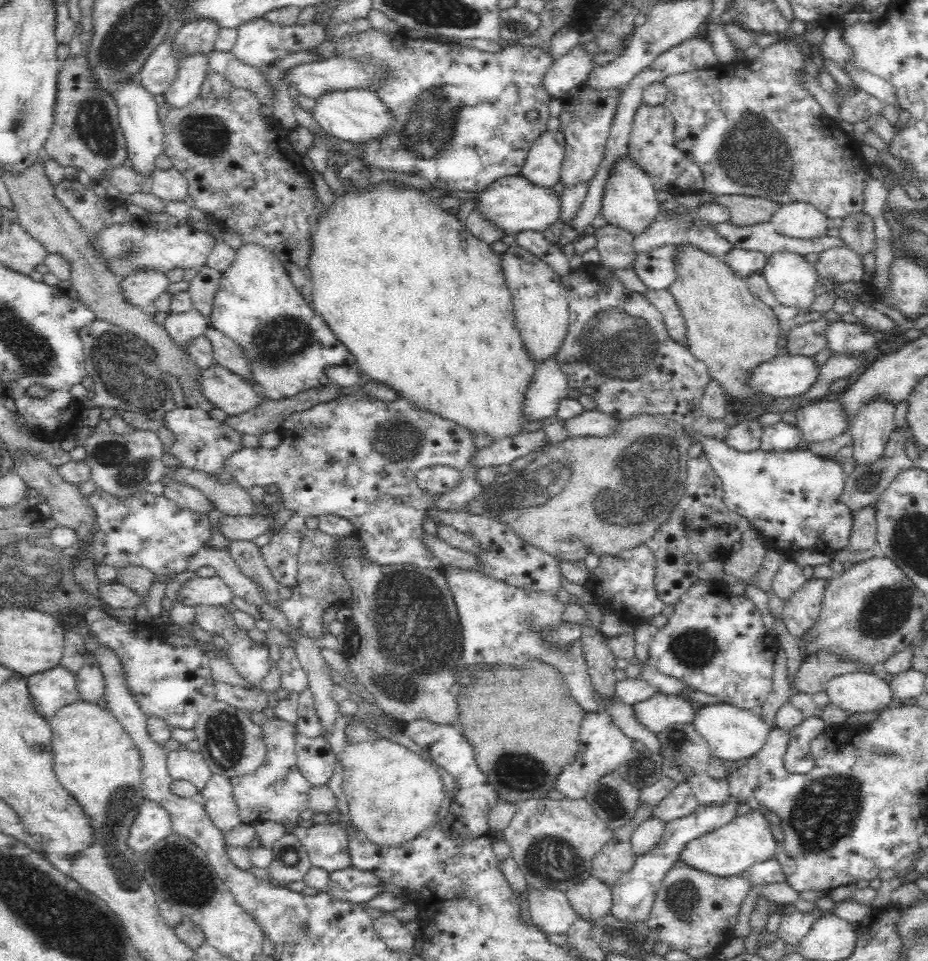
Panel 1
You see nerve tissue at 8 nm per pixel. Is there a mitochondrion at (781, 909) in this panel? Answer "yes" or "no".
no

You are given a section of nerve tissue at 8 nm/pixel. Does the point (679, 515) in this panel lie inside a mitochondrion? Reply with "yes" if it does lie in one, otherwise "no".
yes

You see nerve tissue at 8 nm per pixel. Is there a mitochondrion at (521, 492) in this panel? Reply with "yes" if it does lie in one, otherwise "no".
yes

